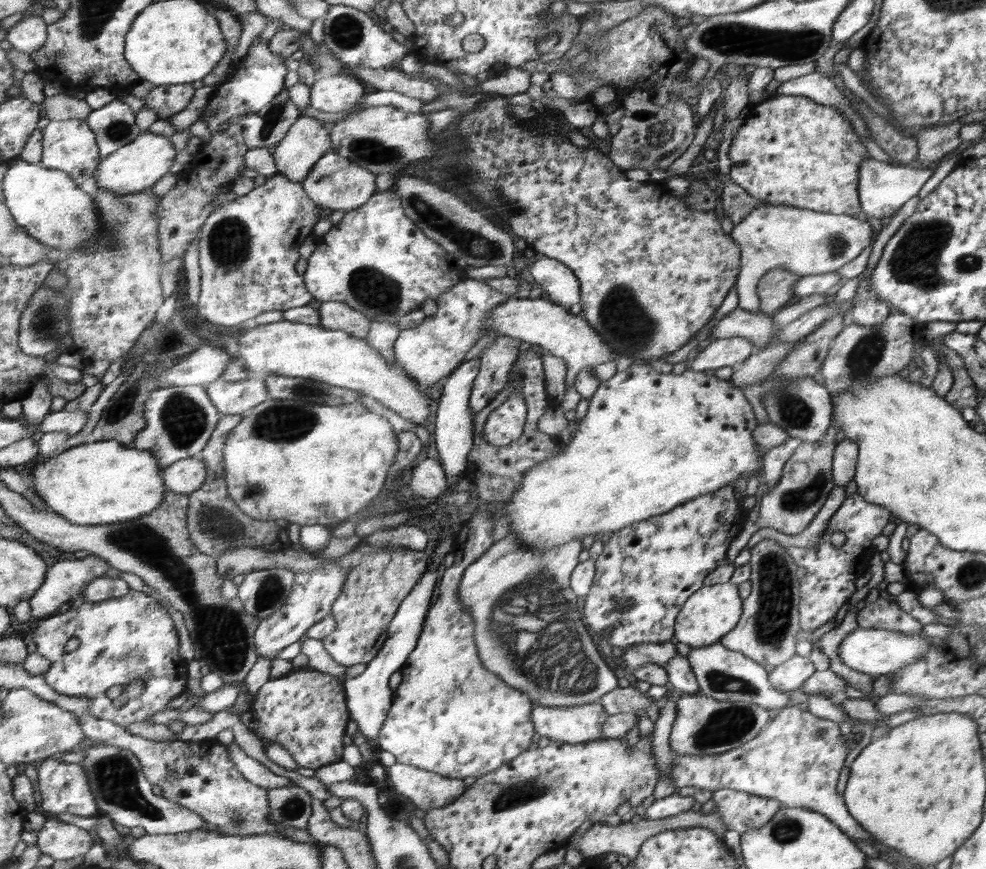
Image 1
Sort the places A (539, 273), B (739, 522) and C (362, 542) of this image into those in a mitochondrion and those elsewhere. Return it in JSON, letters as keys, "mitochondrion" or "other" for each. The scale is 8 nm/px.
{"A":"other","B":"other","C":"other"}

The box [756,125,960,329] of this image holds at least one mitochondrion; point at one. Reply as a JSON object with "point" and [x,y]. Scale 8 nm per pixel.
{"point":[836,245]}

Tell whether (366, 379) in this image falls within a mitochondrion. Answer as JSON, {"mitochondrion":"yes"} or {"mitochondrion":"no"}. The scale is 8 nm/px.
{"mitochondrion":"no"}

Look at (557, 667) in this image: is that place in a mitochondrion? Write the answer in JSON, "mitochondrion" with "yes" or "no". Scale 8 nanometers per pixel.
{"mitochondrion":"yes"}

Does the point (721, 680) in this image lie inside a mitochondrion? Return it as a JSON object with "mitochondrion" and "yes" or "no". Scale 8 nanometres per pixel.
{"mitochondrion":"yes"}

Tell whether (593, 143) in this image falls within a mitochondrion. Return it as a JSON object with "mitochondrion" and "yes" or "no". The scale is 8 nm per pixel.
{"mitochondrion":"no"}

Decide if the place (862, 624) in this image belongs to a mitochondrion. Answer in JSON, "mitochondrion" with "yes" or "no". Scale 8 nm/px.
{"mitochondrion":"no"}

